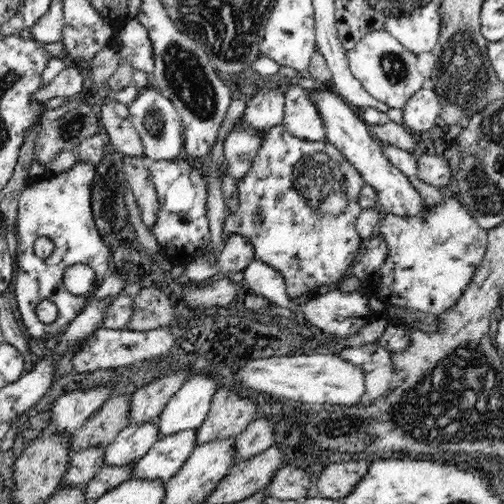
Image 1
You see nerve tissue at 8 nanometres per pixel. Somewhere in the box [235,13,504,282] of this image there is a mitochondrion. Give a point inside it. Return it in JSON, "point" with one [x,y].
{"point":[464,78]}

